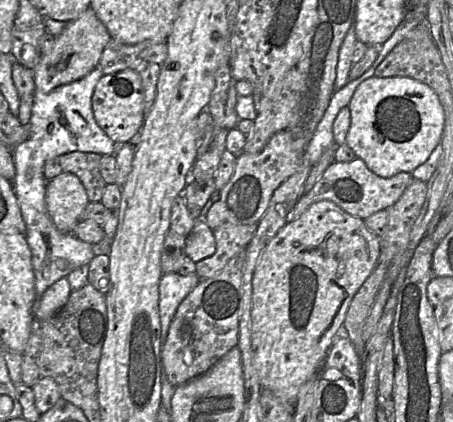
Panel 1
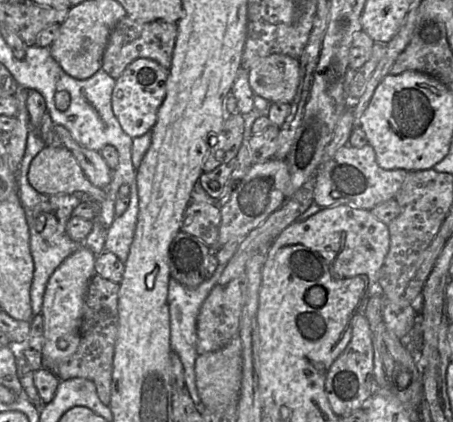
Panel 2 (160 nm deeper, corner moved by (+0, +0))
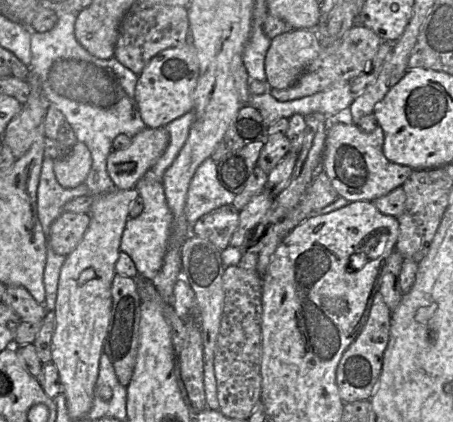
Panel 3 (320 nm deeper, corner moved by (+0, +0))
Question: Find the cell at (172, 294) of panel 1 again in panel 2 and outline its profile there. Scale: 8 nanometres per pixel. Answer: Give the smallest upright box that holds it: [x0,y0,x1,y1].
[168,265,225,404]

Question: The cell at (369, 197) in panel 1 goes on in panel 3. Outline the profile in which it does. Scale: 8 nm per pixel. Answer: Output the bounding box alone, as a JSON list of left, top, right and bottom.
[323,121,414,202]

